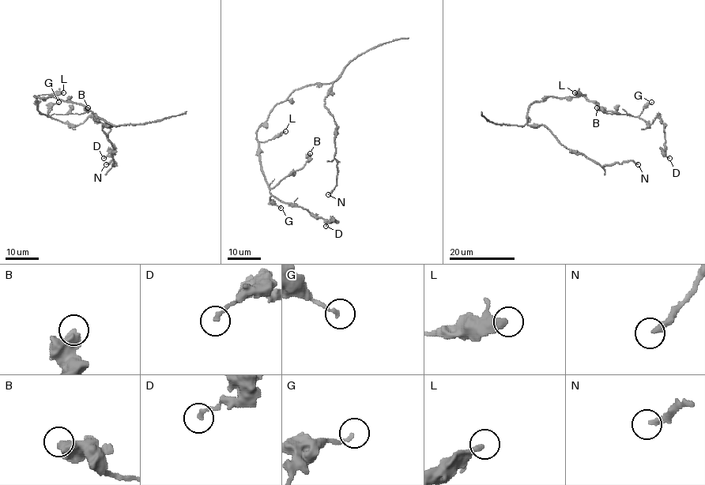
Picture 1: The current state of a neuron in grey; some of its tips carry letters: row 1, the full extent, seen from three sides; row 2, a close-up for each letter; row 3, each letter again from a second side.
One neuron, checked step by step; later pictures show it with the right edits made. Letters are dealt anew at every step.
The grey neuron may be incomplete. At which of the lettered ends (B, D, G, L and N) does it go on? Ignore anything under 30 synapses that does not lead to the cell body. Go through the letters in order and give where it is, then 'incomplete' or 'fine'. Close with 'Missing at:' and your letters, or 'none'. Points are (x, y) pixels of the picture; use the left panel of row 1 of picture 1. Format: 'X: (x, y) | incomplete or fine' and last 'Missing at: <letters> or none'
B: (88, 107) | fine
D: (103, 158) | fine
G: (58, 102) | fine
L: (63, 92) | fine
N: (106, 164) | incomplete
Missing at: N

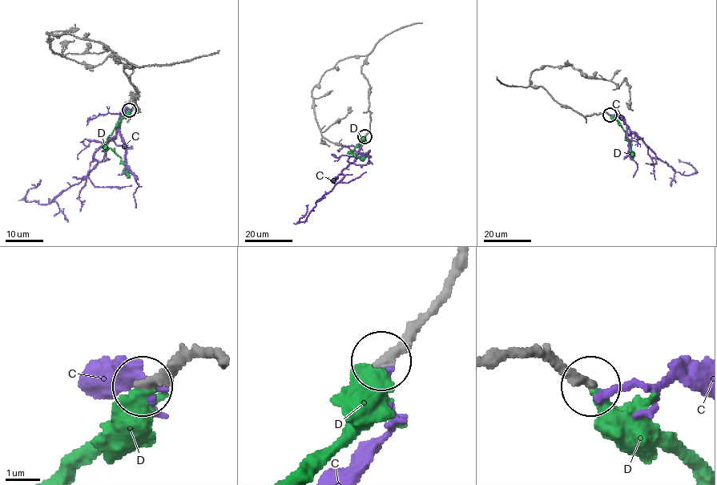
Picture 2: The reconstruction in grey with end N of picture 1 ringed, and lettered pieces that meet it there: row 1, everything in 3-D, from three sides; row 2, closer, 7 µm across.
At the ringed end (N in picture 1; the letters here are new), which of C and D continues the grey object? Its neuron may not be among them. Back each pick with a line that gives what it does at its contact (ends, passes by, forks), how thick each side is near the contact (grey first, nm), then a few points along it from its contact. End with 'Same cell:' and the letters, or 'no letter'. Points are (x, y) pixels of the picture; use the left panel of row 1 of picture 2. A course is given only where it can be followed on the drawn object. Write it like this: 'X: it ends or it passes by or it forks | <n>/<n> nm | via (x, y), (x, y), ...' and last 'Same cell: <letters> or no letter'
D: it ends | 340/440 nm | via (130, 110), (107, 137), (106, 142), (106, 146), (126, 165), (130, 178)
Same cell: D

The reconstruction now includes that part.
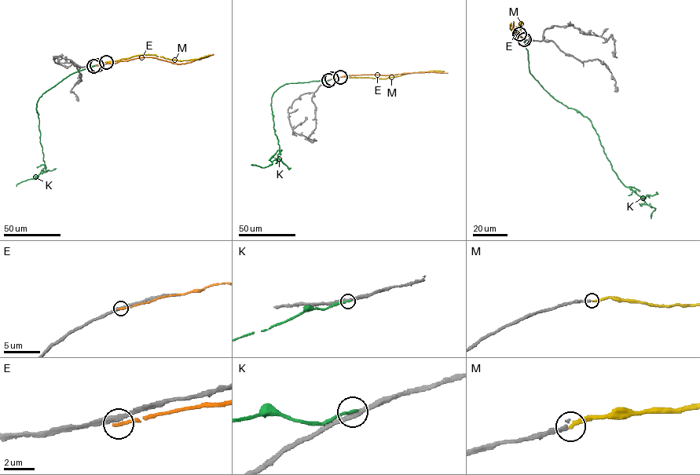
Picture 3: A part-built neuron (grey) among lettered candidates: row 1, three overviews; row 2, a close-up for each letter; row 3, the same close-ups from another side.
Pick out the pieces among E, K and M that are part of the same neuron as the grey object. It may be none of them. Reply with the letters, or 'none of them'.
M

